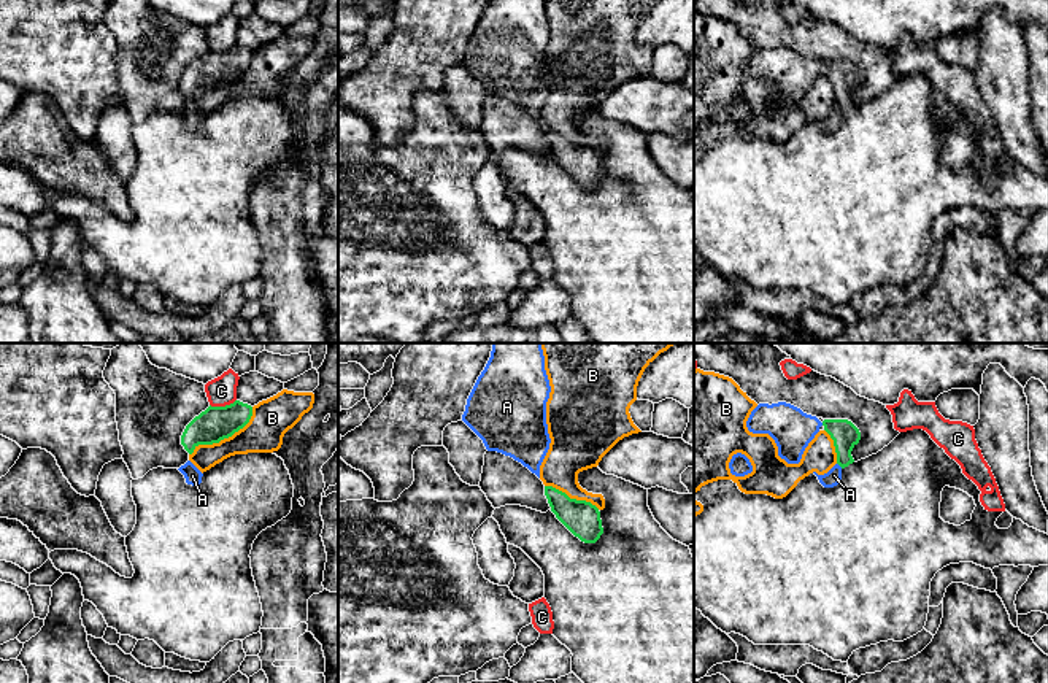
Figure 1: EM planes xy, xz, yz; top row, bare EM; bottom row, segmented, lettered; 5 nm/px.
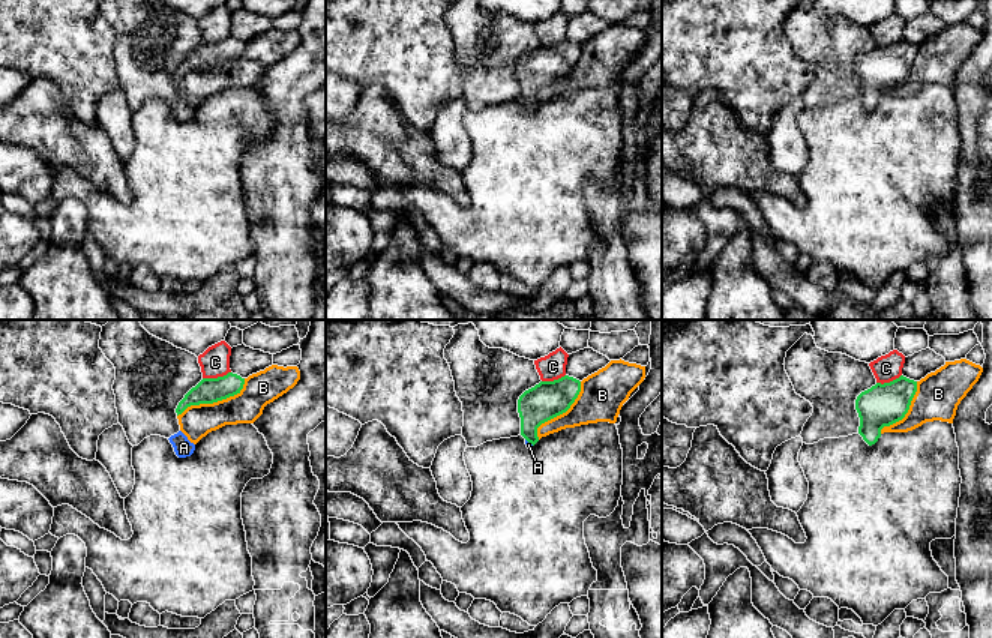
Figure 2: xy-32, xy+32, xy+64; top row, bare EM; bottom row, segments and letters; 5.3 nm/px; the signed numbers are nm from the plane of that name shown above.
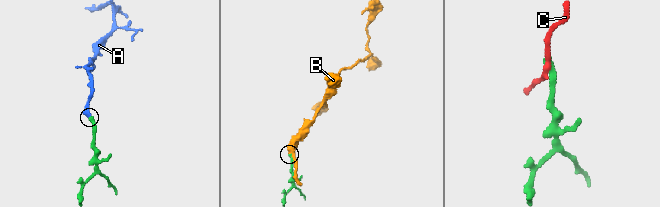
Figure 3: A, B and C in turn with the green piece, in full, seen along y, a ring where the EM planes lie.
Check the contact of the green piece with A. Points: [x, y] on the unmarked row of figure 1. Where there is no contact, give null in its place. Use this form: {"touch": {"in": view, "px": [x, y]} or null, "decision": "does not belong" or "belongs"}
{"touch": {"in": "yz", "px": [840, 110]}, "decision": "belongs"}

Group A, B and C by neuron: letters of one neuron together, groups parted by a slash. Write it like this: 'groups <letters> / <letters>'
groups A / B / C

